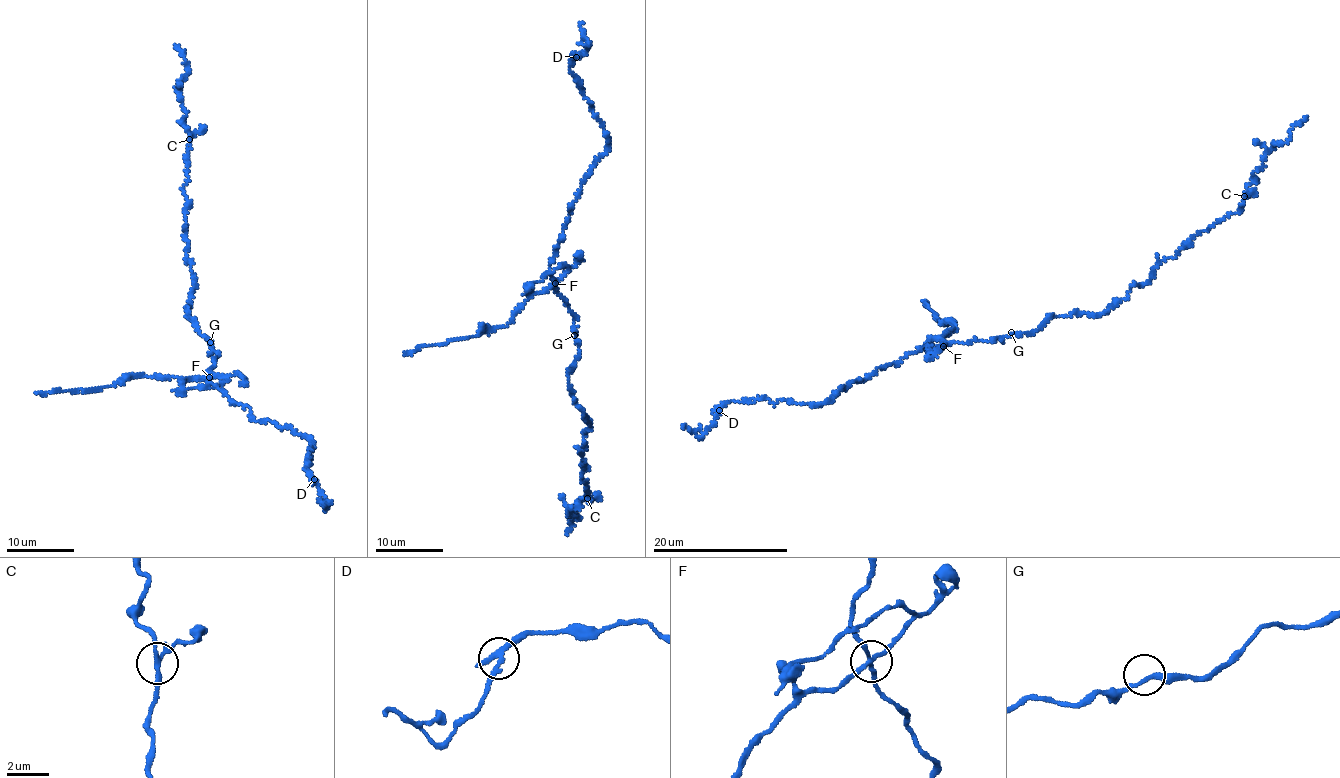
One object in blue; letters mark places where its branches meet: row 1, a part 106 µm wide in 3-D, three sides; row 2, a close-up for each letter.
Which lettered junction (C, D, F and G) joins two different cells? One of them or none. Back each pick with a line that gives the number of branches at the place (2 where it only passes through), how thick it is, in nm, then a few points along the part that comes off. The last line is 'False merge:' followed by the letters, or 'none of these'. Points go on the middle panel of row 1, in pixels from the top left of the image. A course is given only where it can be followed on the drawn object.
F: 4 | 220 nm | (555, 283), (544, 292), (533, 293), (505, 326), (483, 330), (467, 339), (450, 339), (403, 353)
False merge: F

